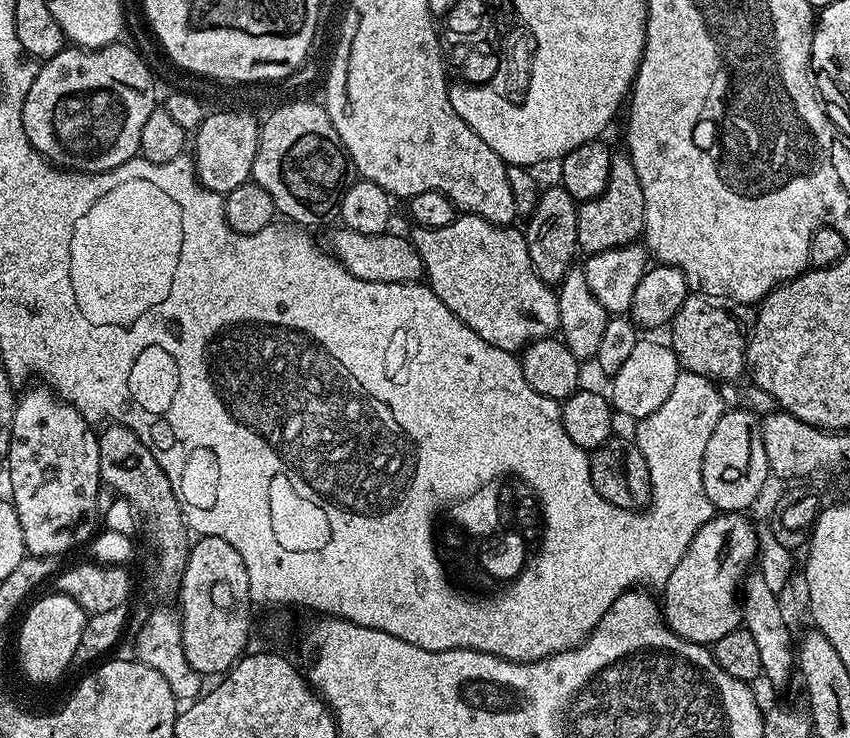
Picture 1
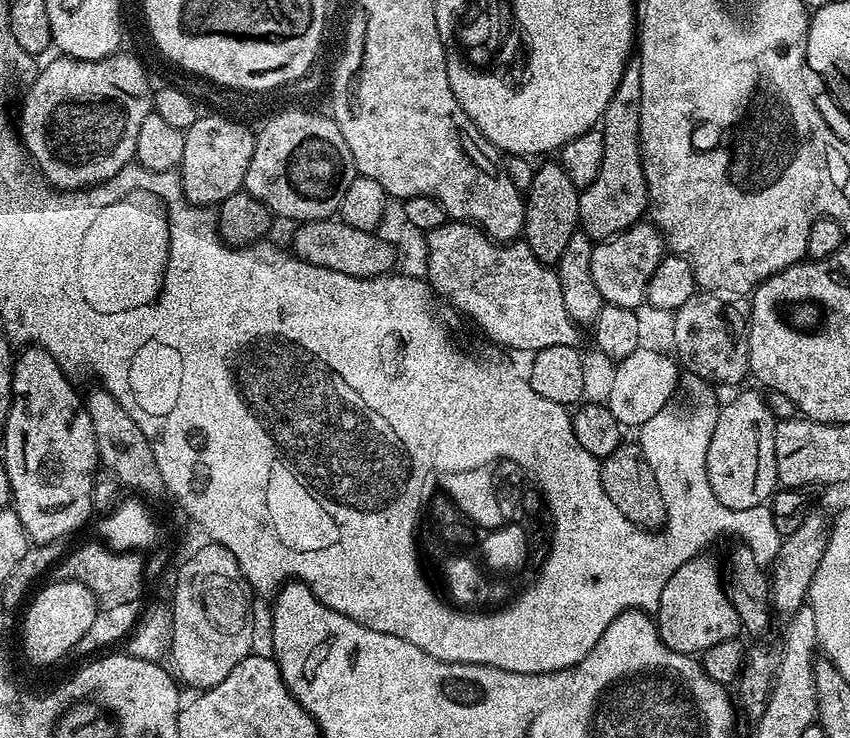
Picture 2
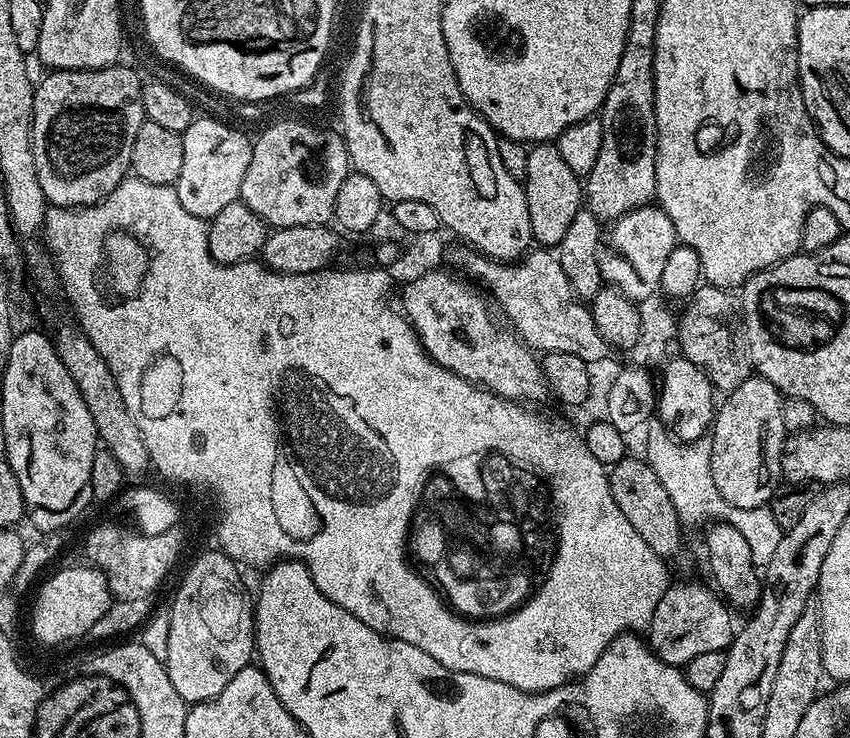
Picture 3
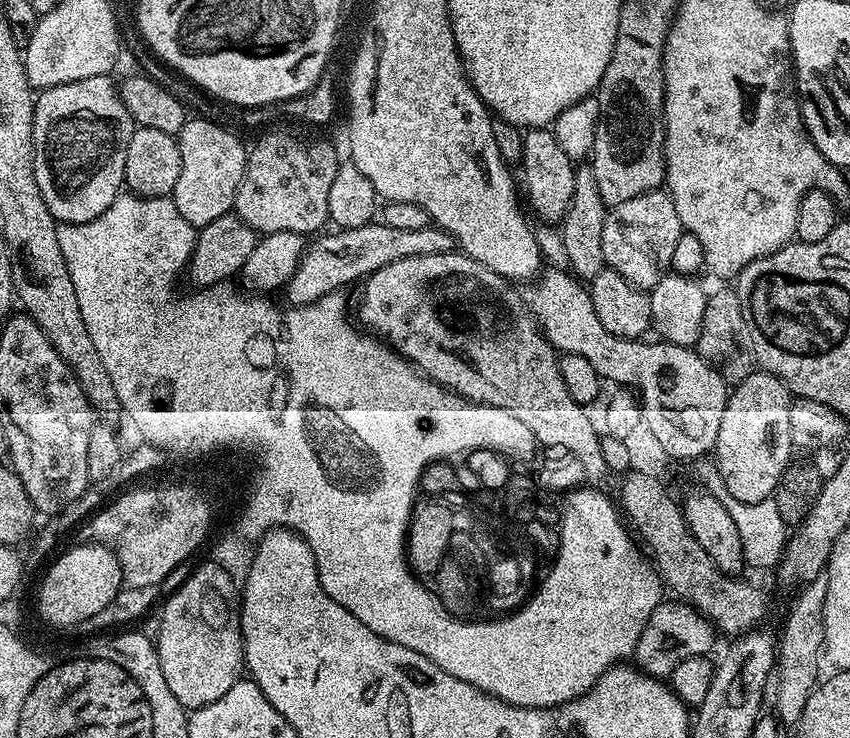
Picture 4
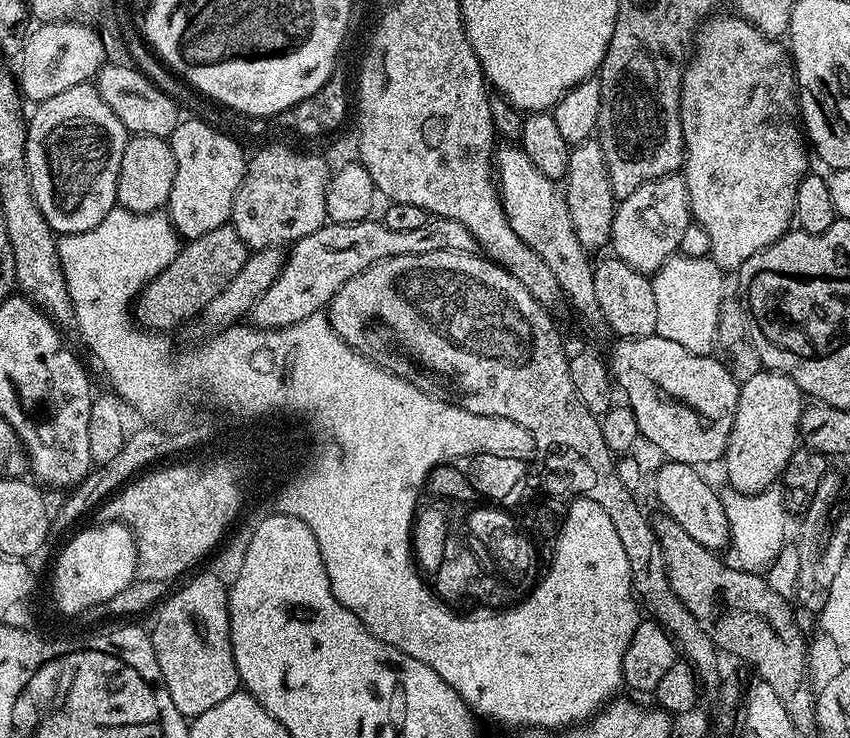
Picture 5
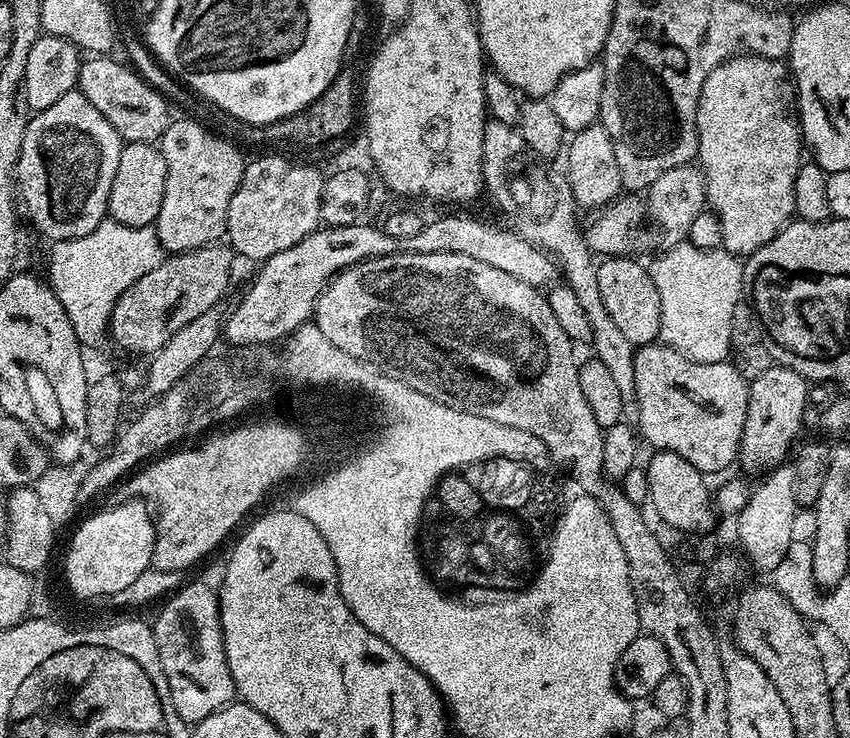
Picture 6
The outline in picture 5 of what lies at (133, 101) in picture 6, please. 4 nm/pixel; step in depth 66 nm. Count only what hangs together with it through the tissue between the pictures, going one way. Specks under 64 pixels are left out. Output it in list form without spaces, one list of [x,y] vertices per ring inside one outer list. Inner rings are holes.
[[[105,63],[100,71],[95,73],[94,83],[102,94],[102,102],[118,114],[118,122],[130,134],[137,136],[163,136],[171,137],[172,131],[182,119],[181,109],[176,100],[169,97],[154,81],[149,80],[136,66],[131,63],[111,64]]]

